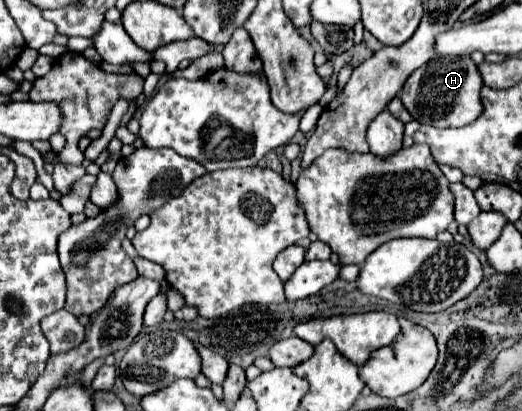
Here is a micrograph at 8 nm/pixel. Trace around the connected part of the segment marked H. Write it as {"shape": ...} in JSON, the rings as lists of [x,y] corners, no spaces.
{"shape":[[[443,56],[433,58],[431,62],[415,70],[407,78],[399,98],[407,112],[413,116],[413,120],[439,128],[457,128],[467,126],[481,116],[483,112],[483,104],[479,100],[481,86],[483,86],[481,74],[469,56],[463,58]]]}

